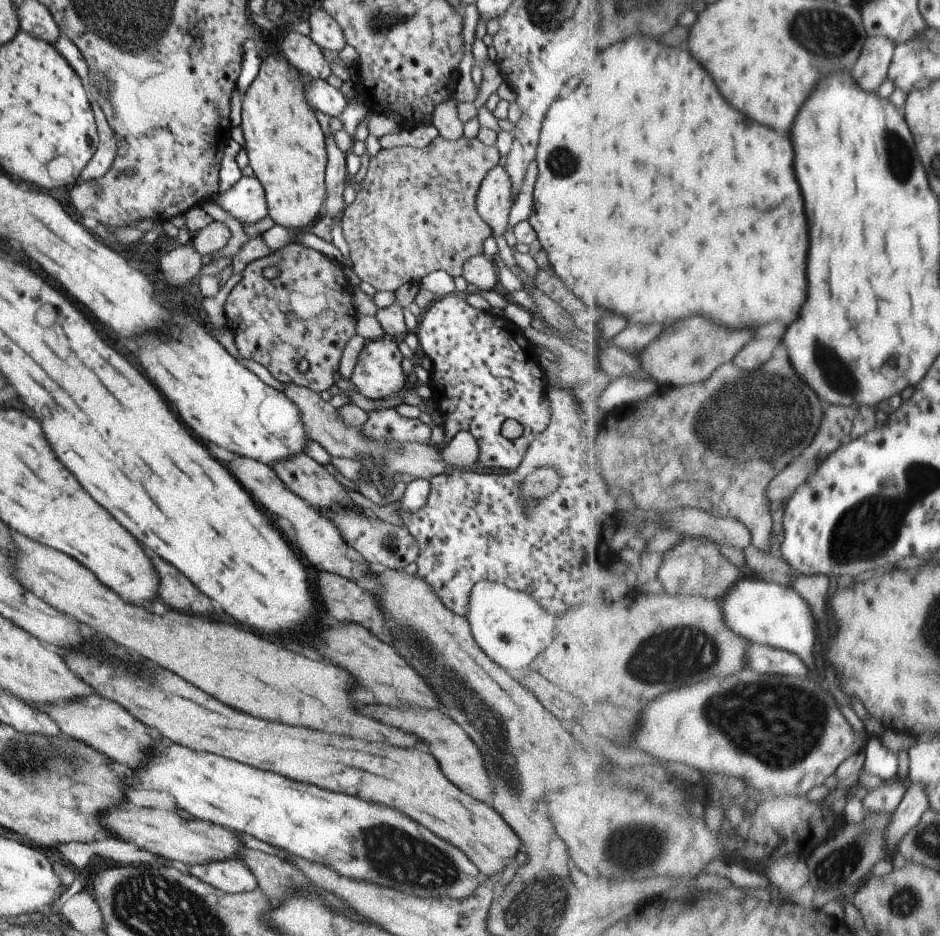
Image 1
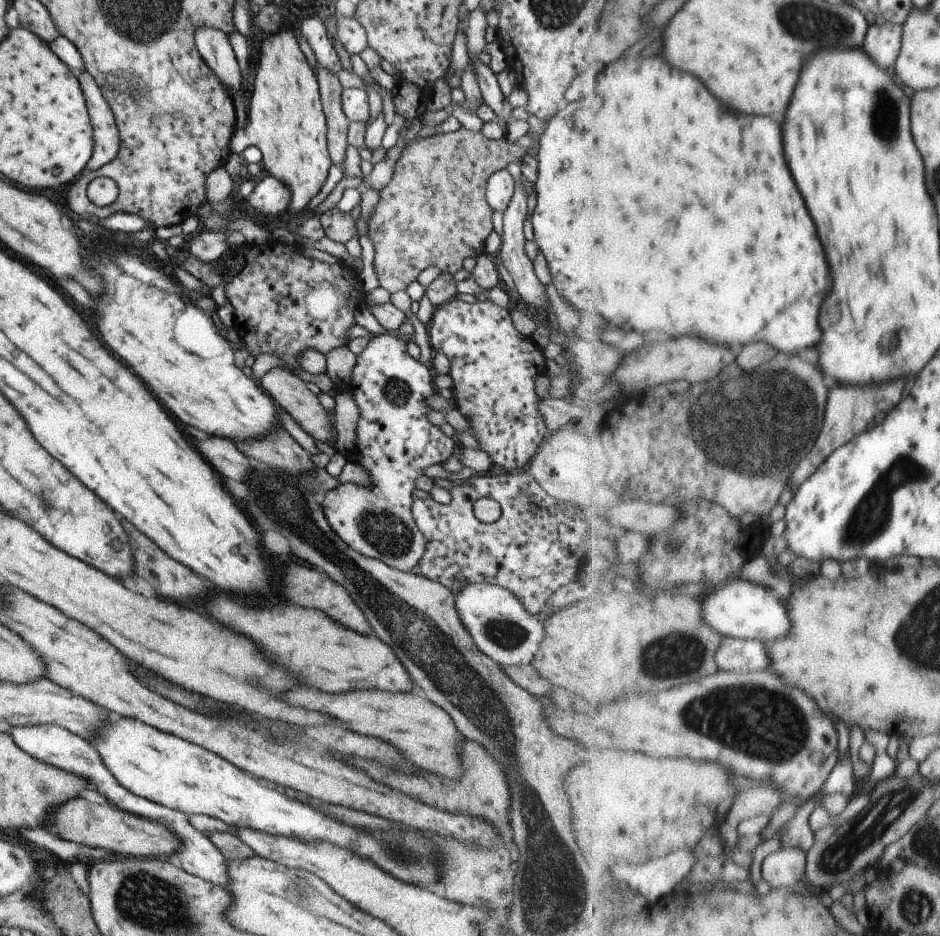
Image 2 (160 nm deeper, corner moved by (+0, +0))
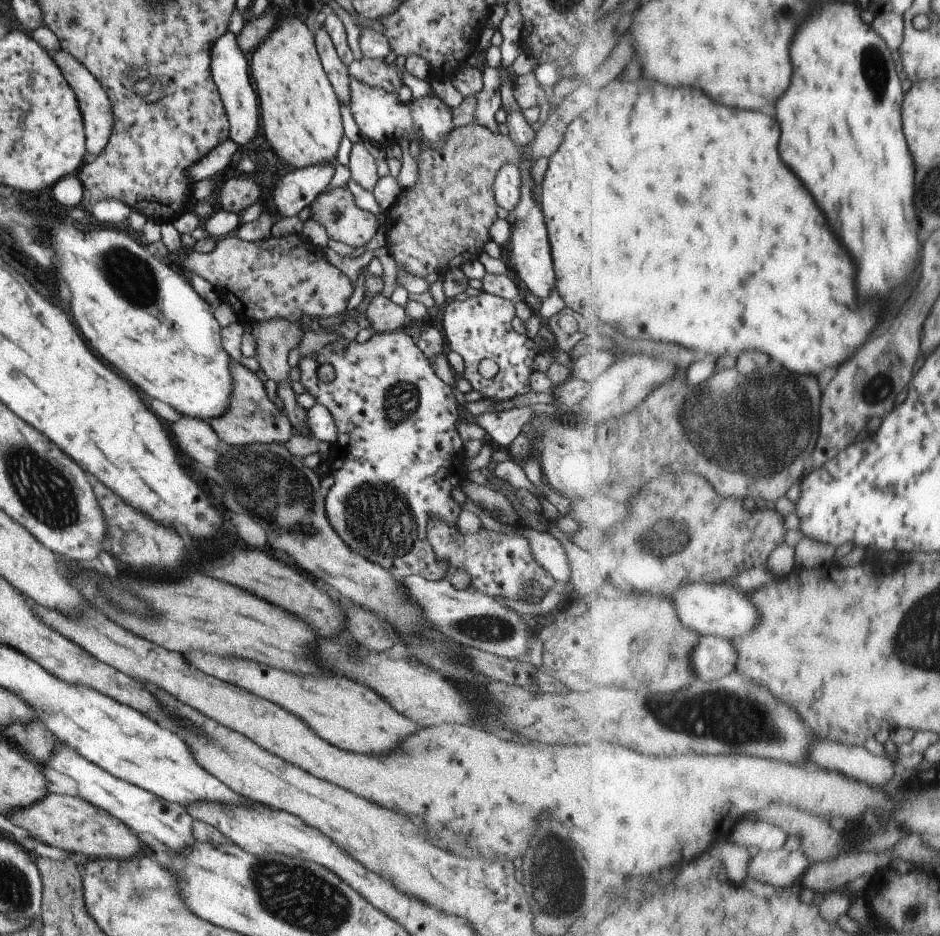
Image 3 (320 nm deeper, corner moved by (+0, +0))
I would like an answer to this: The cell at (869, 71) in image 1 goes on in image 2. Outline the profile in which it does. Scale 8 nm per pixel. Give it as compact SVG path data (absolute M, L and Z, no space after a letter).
M871 25L865 40L866 50L885 68L894 70L903 49L905 25Z

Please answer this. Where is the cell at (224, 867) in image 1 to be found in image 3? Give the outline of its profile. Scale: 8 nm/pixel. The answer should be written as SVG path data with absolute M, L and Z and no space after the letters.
M56 739L52 756L46 762L42 762L41 765L45 765L47 770L56 770L56 772L62 772L62 774L70 776L78 784L80 797L118 818L136 835L151 834L156 840L163 842L170 852L172 850L174 852L184 852L196 842L196 838L192 834L194 818L188 814L188 810L184 806L170 804L170 802L162 800L152 792L142 790L138 786L116 778L97 764L86 760L74 748L70 748L66 742L60 742Z

